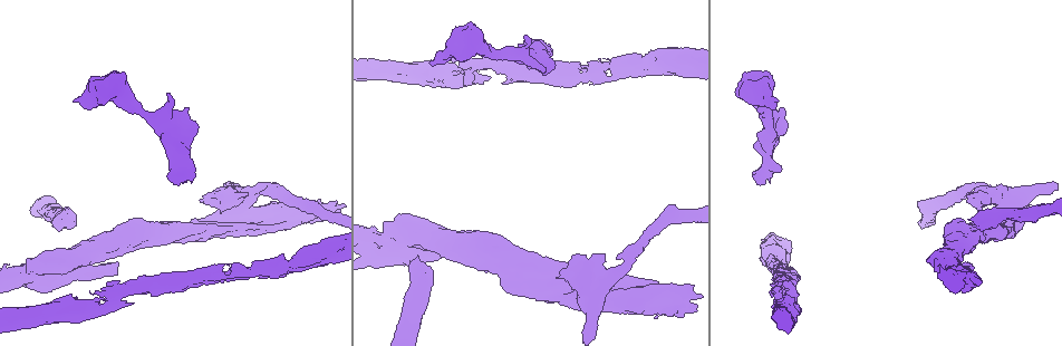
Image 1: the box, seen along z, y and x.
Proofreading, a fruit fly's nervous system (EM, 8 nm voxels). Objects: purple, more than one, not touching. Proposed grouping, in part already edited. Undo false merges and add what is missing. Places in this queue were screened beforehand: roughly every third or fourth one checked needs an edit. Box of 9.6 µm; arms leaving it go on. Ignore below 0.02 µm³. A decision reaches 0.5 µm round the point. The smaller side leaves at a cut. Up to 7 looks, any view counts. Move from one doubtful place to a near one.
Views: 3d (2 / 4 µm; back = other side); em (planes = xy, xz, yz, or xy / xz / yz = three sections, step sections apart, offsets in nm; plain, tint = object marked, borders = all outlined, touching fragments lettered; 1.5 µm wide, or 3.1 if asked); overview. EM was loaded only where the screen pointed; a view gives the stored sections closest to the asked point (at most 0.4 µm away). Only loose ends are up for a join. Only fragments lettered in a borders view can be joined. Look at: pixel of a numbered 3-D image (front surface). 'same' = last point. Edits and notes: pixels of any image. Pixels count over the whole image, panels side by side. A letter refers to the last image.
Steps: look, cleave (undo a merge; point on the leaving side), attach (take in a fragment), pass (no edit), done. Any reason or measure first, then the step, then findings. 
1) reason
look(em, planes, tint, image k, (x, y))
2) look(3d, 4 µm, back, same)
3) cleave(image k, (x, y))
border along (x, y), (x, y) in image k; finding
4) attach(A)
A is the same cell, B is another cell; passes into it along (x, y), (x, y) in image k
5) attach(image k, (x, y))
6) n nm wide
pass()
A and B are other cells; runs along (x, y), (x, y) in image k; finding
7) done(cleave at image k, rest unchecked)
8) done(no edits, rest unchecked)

free end
look(3d, 4 µm, image 1, (524, 38))

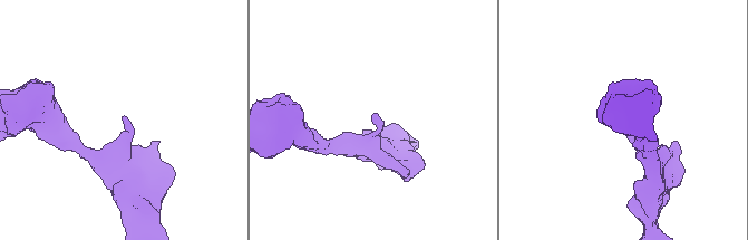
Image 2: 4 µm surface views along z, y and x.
look(em, xy, step 4, borders, image 2, (122, 118))

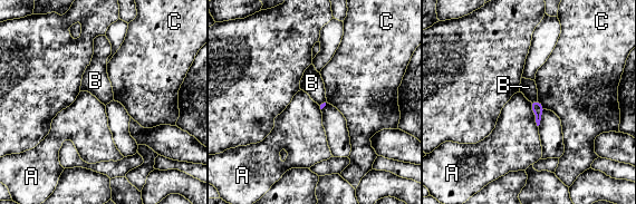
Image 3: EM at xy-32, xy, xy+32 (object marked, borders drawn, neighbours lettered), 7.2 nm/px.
look(em, planes, borders, same)

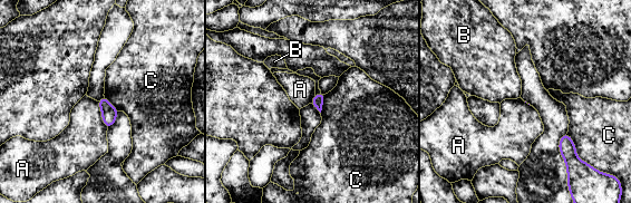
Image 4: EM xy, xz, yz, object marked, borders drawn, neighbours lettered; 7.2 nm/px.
pass()
A, B and C are other cells; no lettered fragment goes on from it

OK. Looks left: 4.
free end
look(3d, 4 µm, image 1, (431, 65))

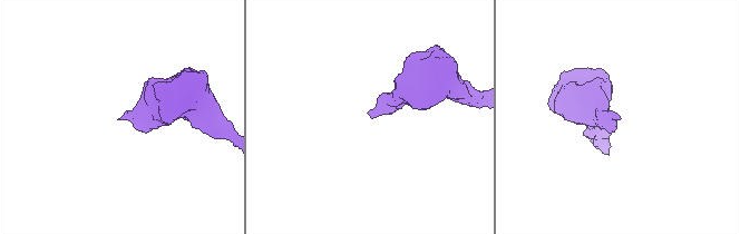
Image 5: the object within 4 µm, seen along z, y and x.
look(em, xz, step 8, borders, image 5, (368, 112))

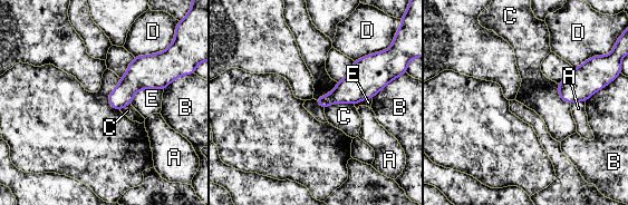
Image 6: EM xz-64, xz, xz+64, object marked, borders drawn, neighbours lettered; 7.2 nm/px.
E touches over 260 nm
pass()
A, B, C, D and E are other cells; border along (354, 104), (332, 103), (325, 109) in image 6; no lettered fragment goes on from it

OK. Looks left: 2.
long arm stops here
look(3d, 4 µm, back, image 1, (969, 220))

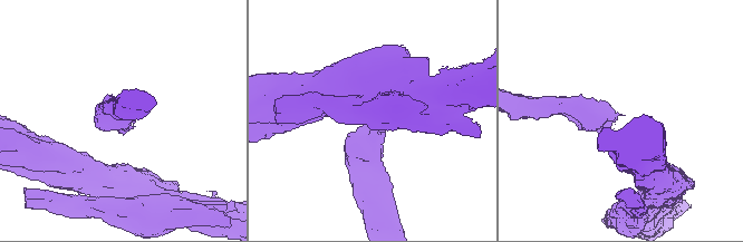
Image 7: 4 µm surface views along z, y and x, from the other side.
shape alone is not enough
look(em, xy, step 8, borders, image 7, (621, 114))

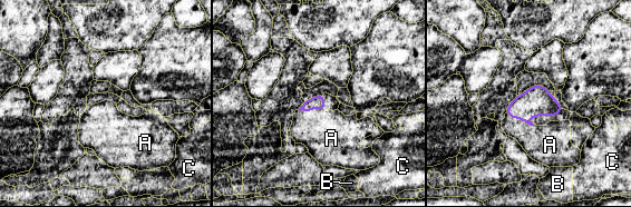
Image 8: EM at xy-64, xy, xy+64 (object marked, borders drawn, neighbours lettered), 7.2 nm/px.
attach(A)
A is the same cell, B and C are other cells; the neuron continues

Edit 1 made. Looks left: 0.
done(attach at image 8, rest unchecked)

